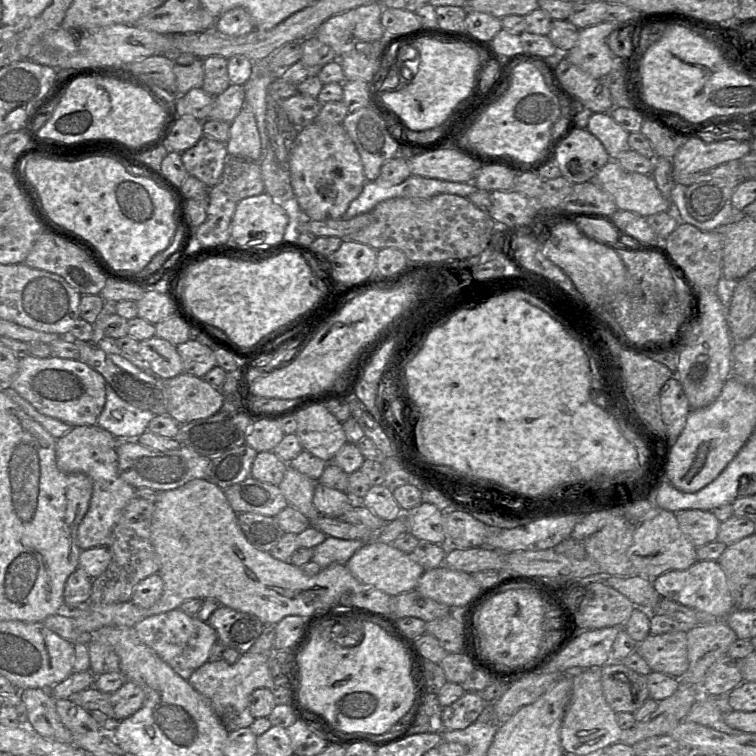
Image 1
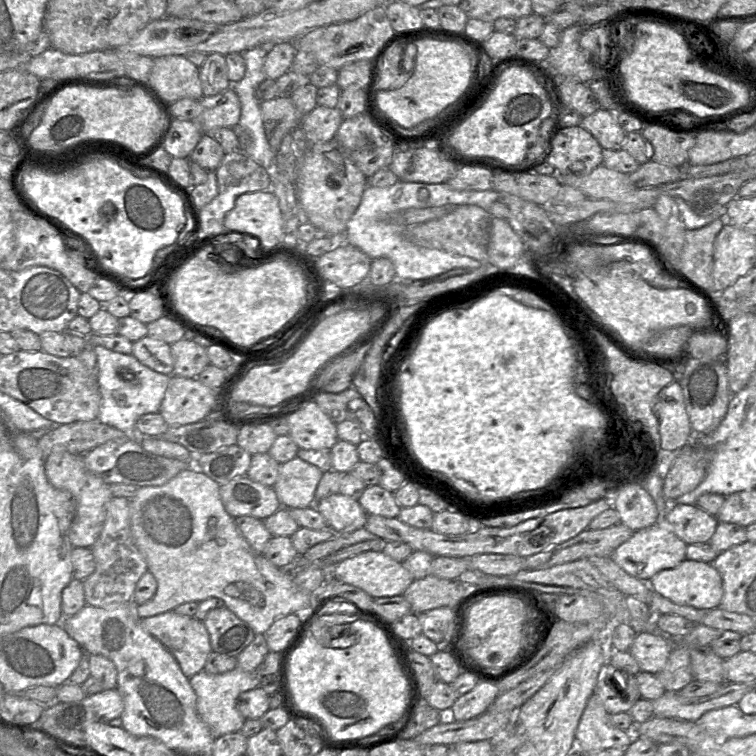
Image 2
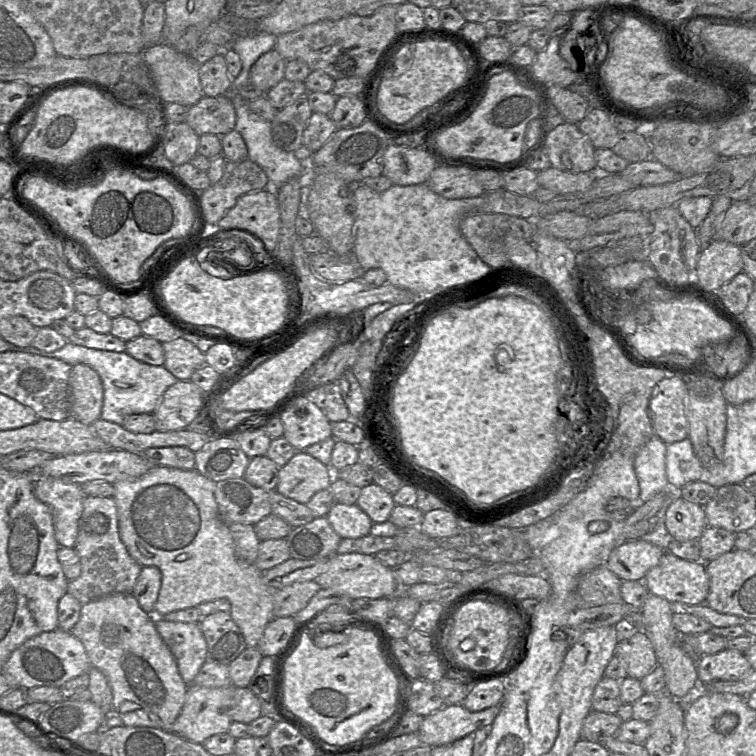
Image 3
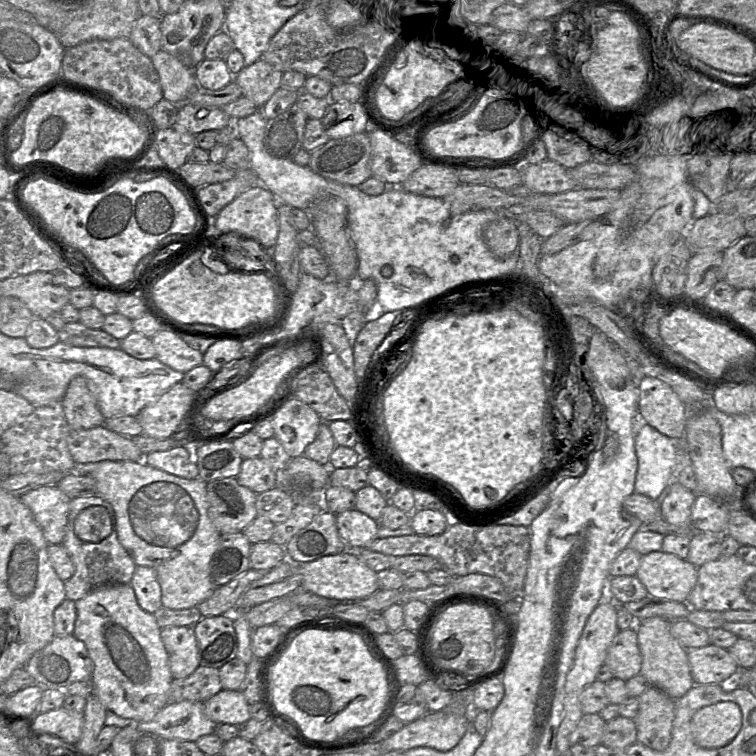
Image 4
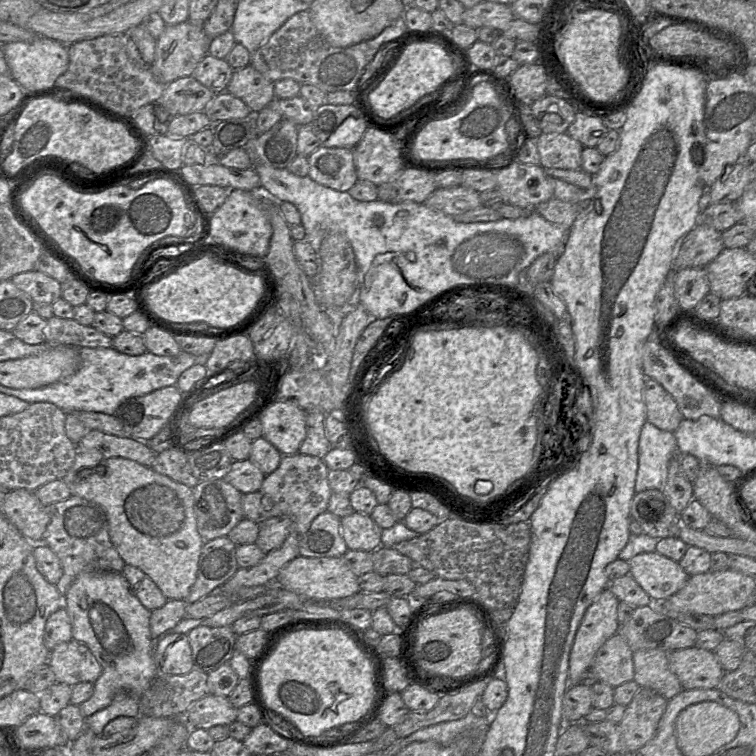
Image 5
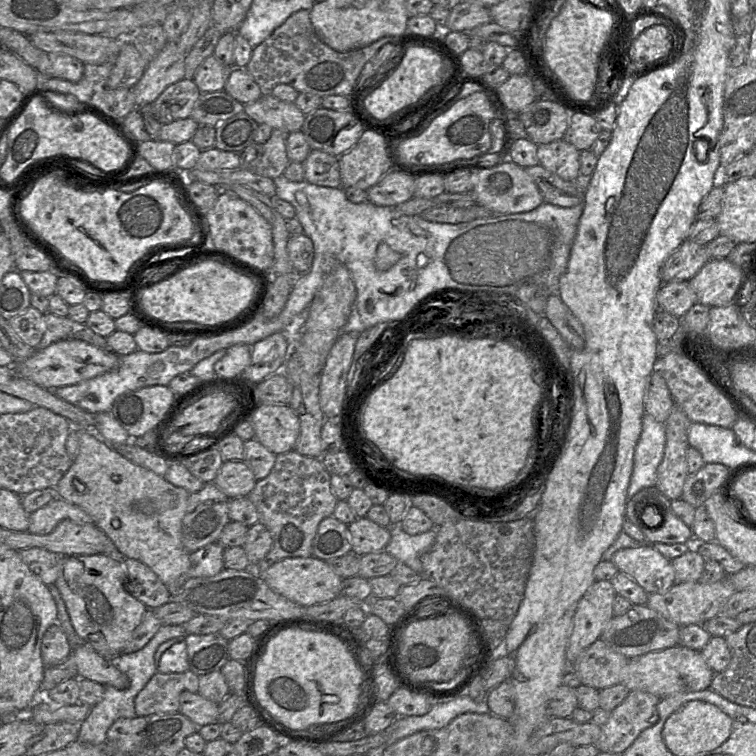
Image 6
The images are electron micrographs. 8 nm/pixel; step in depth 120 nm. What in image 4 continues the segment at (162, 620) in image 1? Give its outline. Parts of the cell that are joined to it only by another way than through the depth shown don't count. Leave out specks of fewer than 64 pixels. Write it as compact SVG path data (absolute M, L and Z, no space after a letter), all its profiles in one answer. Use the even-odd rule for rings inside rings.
M167 626L161 629L160 635L169 656L173 679L190 676L200 665L193 627Z

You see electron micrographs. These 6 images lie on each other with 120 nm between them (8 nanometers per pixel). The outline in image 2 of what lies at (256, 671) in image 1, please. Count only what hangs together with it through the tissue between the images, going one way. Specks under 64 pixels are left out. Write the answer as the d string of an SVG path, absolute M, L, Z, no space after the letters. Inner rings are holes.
M238 666L231 671L221 674L212 674L202 670L192 676L189 681L197 695L198 714L208 725L215 738L241 730L246 718L237 708L237 698L241 693L260 685L259 676L256 672L247 672Z

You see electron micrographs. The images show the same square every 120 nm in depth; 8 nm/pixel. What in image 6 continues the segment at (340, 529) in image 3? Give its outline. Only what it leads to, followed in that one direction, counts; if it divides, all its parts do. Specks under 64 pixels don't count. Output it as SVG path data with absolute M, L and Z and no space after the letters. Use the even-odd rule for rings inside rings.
M367 517L357 518L348 525L352 552L357 556L385 549L390 541L390 527L383 527Z

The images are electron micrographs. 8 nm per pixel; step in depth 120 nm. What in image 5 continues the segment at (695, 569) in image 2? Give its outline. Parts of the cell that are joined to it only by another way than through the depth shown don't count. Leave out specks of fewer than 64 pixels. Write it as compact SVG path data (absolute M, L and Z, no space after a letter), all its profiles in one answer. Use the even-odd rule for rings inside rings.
M657 551L638 554L628 563L630 575L653 602L663 602L670 598L690 577L679 562Z

